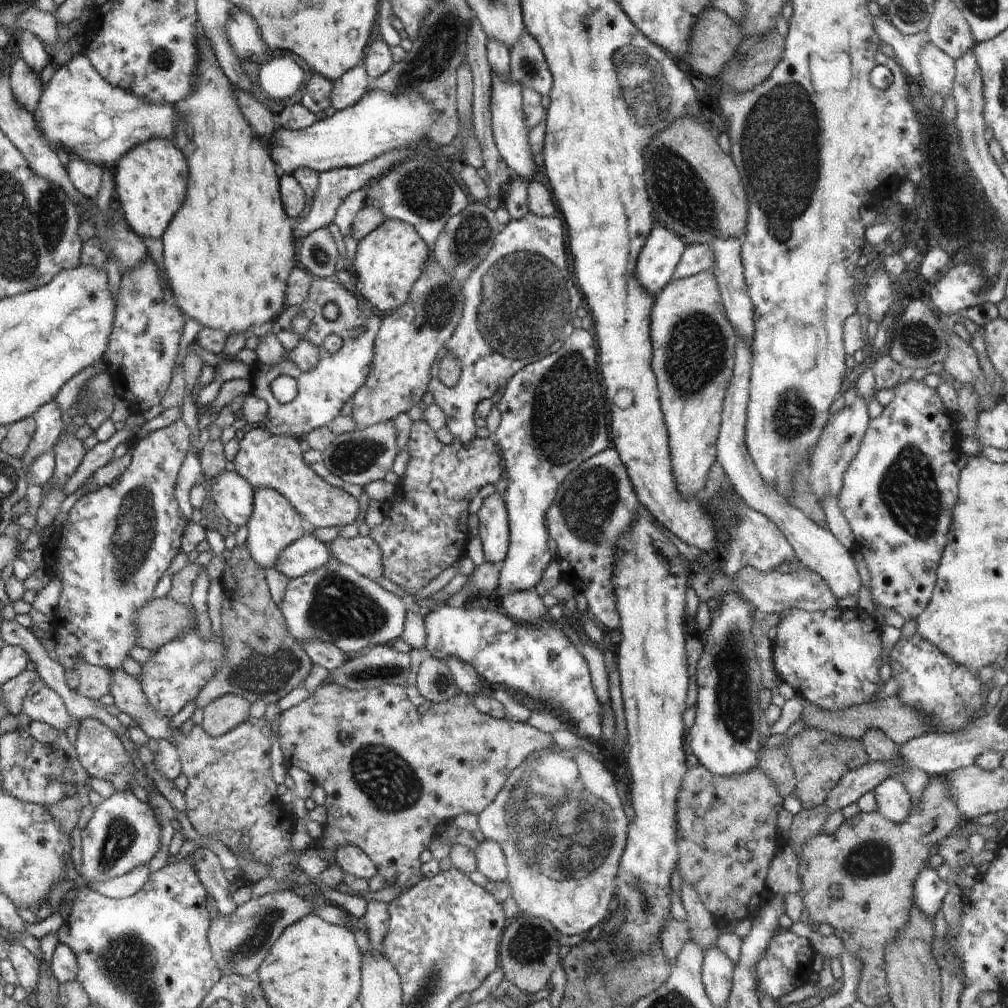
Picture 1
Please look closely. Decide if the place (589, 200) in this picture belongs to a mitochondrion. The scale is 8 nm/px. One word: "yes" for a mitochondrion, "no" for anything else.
no

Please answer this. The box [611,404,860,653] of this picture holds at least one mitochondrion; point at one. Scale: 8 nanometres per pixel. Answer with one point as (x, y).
(847, 439)

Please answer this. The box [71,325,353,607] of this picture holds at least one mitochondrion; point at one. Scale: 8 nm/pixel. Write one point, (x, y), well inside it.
(135, 529)

